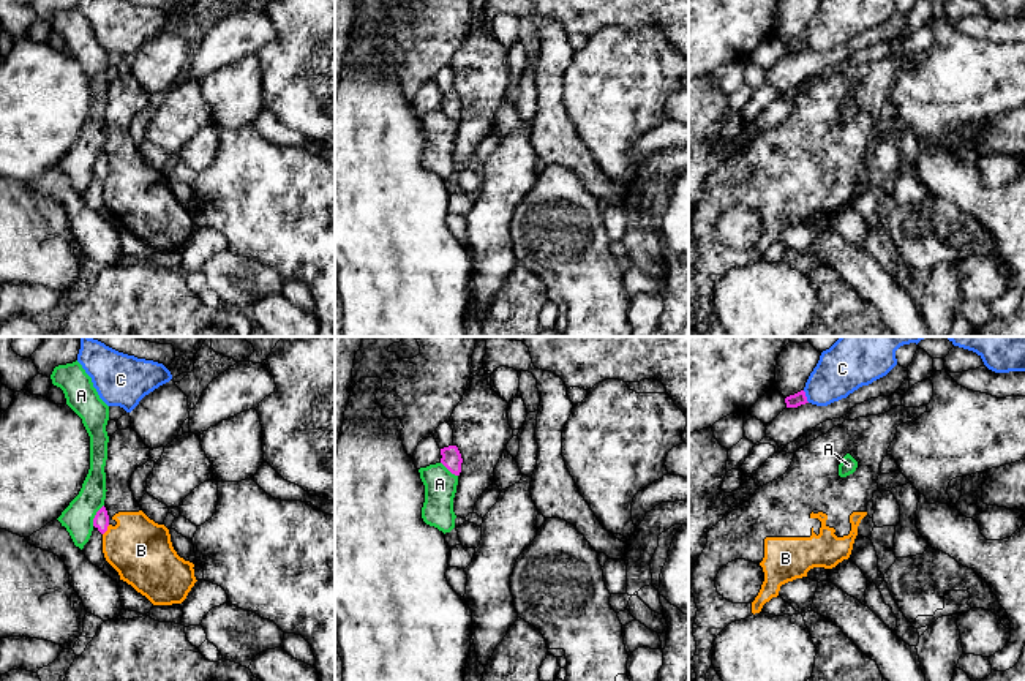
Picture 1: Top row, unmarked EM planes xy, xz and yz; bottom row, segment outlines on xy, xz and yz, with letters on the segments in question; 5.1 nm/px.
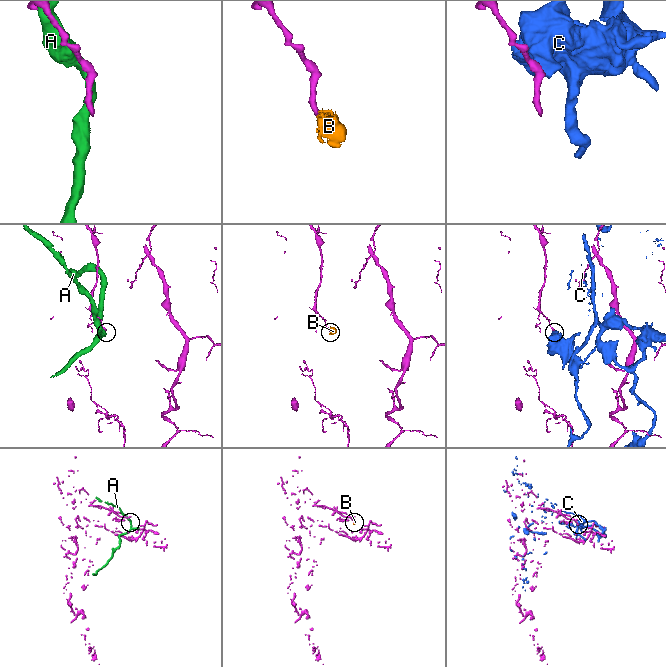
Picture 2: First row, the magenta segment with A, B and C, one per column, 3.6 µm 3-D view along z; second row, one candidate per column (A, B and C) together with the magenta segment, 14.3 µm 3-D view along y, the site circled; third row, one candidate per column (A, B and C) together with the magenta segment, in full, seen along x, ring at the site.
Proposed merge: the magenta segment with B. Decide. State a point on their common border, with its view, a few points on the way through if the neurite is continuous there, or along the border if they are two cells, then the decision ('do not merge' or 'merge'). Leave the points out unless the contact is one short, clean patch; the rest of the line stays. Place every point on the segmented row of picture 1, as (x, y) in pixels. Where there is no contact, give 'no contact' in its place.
xy (106, 530) | do not merge

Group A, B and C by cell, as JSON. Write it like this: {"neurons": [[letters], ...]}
{"neurons": [["A"], ["B"], ["C"]]}

